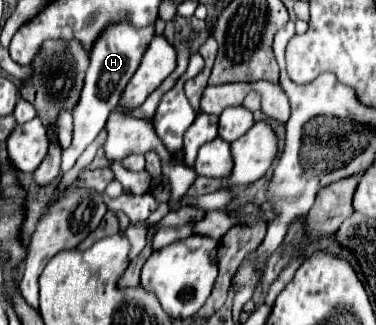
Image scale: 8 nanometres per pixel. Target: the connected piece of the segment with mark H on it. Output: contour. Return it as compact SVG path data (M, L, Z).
M114 23L110 31L102 31L98 37L98 43L94 43L90 51L90 67L86 73L84 89L80 95L80 103L74 107L74 137L72 145L64 149L62 153L62 171L70 171L76 163L76 159L82 155L82 151L98 137L102 127L106 125L108 115L118 103L120 93L124 91L126 83L138 69L138 63L150 45L150 39L156 35L156 25L154 27L130 27L130 23Z

